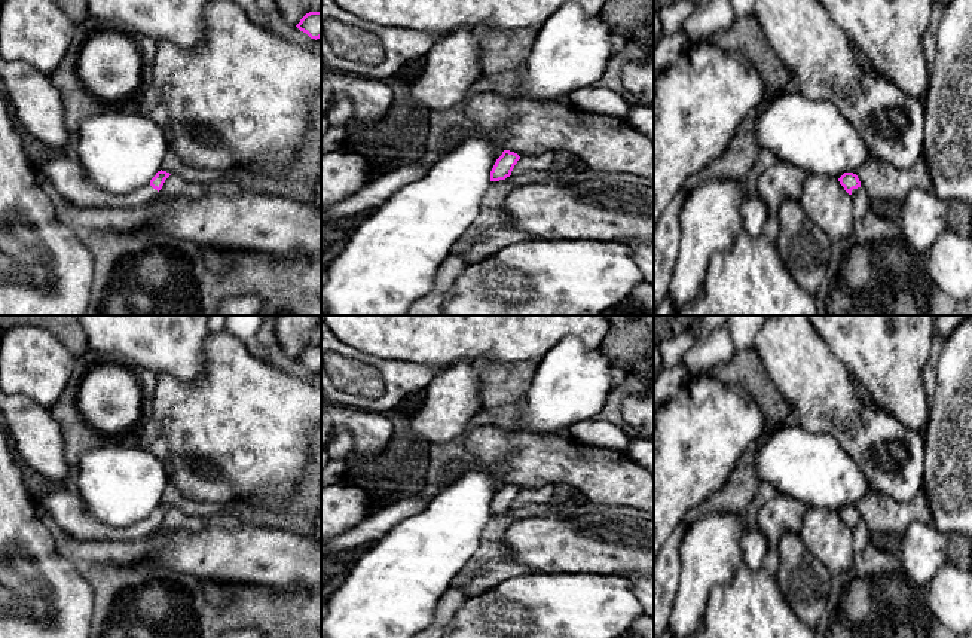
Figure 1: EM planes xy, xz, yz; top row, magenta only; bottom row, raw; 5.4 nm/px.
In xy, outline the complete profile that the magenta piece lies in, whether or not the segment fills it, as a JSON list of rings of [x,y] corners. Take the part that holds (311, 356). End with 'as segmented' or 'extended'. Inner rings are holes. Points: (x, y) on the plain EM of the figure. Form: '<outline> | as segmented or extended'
[[[321,345],[306,347],[296,358],[300,364],[306,366],[311,372],[321,370]]] | as segmented

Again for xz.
[[[504,483],[490,504],[490,515],[499,515],[510,510],[519,492],[520,489],[517,486]]] | as segmented

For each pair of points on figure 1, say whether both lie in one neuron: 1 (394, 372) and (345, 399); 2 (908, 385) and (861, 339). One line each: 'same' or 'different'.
1: same
2: same

